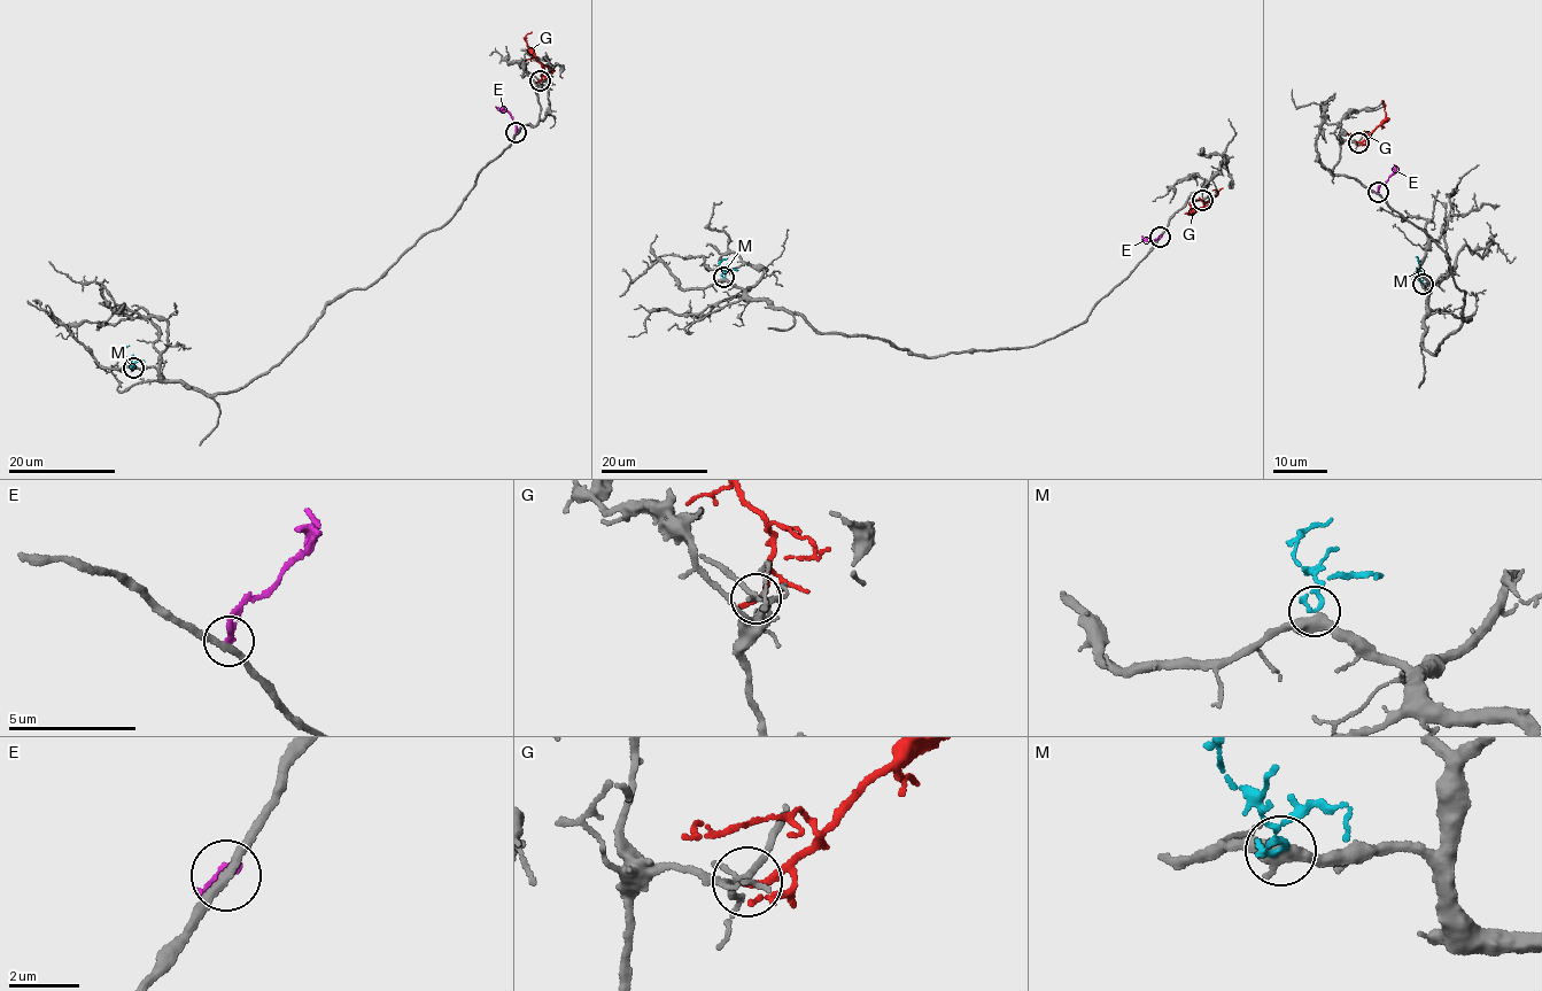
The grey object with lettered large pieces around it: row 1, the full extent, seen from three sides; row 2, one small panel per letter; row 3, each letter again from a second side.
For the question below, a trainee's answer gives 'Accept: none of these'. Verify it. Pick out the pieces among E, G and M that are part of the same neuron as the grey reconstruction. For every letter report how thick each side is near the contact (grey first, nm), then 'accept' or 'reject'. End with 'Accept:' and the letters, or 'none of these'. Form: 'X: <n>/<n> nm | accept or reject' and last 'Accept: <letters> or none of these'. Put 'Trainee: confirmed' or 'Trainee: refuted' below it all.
E: 240/220 nm | reject
G: 160/240 nm | reject
M: 320/200 nm | accept
Accept: M
Trainee: refuted

